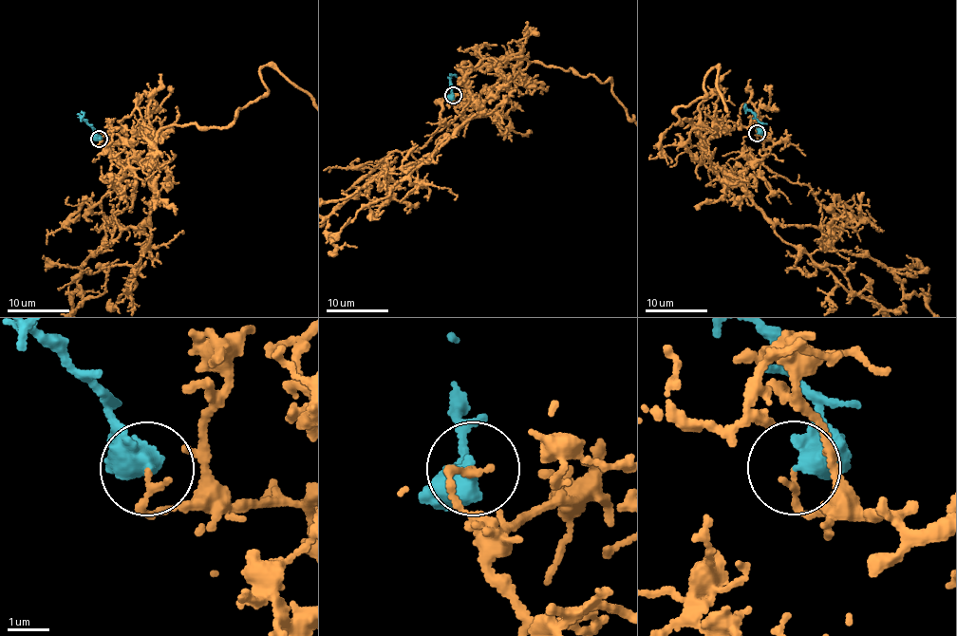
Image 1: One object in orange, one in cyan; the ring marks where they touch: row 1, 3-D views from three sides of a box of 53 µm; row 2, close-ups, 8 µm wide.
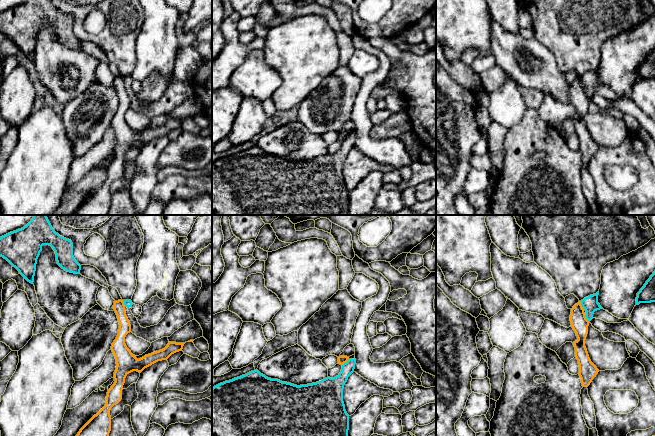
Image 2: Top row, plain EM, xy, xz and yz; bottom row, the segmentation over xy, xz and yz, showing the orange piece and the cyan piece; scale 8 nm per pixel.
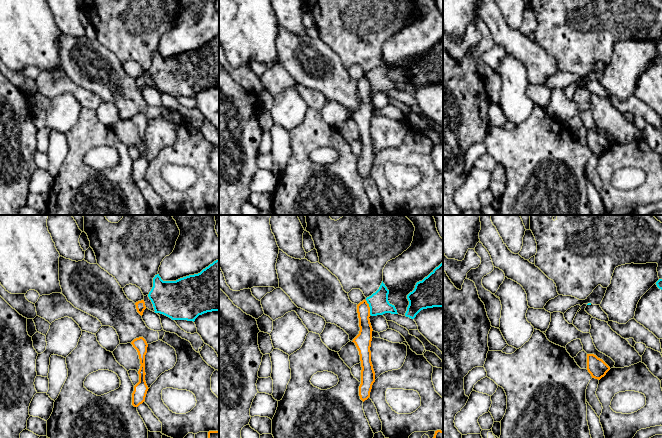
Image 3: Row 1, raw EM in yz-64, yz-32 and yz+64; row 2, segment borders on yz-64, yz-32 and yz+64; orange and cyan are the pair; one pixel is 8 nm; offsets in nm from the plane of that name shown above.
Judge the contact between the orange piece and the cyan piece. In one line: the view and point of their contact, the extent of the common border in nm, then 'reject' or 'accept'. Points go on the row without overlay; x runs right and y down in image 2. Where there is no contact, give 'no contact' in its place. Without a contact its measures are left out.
xz (345, 138) | 80 nm | reject

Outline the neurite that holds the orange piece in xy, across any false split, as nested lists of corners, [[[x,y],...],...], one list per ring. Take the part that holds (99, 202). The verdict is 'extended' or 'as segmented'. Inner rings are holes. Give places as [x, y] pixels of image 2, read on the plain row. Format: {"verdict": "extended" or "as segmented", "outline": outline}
{"verdict": "as segmented", "outline": [[[123,76],[114,77],[113,85],[119,98],[118,111],[111,122],[117,140],[114,148],[115,158],[107,168],[105,182],[80,205],[73,215],[108,215],[111,207],[110,186],[122,175],[126,152],[133,147],[141,149],[152,140],[167,136],[172,130],[182,127],[185,120],[169,118],[164,125],[137,135],[125,120],[125,113],[131,108],[131,101],[126,92]]]}

